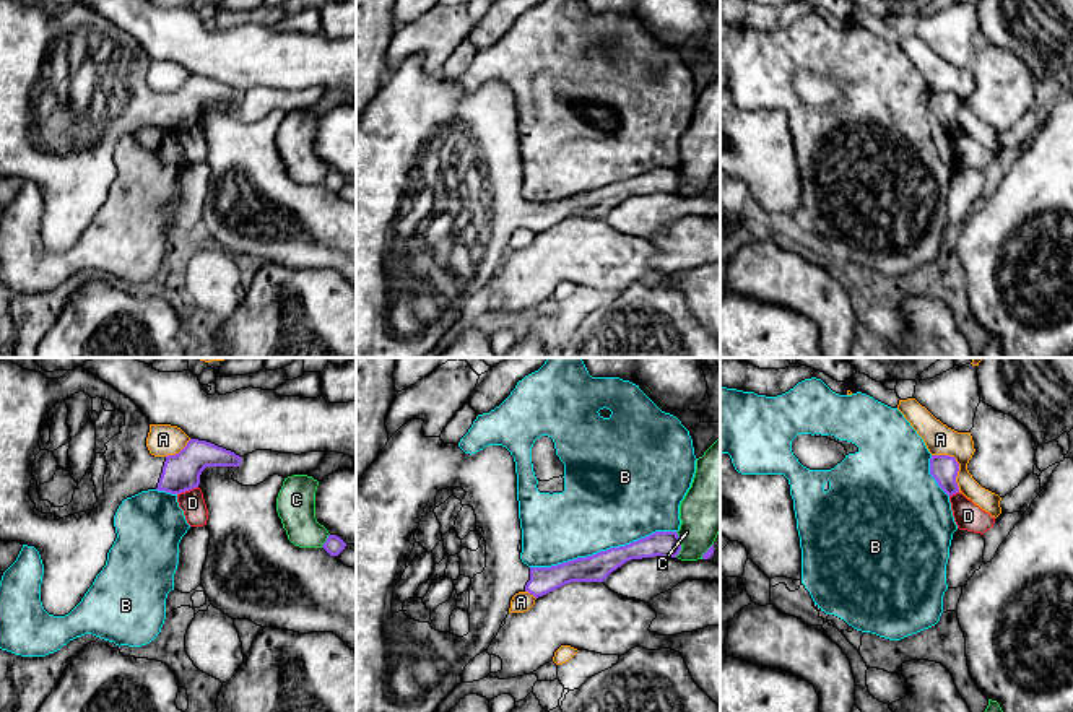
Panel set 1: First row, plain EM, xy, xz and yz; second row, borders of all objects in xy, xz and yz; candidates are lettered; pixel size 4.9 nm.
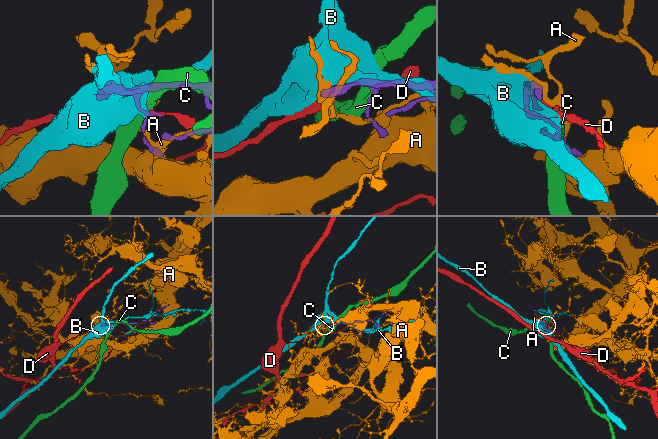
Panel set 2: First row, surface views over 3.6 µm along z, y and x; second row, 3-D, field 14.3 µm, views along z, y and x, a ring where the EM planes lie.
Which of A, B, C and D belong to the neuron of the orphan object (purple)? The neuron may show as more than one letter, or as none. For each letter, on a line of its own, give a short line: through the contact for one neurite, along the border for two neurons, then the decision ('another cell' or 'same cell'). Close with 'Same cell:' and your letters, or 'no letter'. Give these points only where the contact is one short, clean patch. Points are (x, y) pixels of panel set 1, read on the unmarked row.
A: another cell
B: another cell
C: another cell
D: another cell
Same cell: no letter

